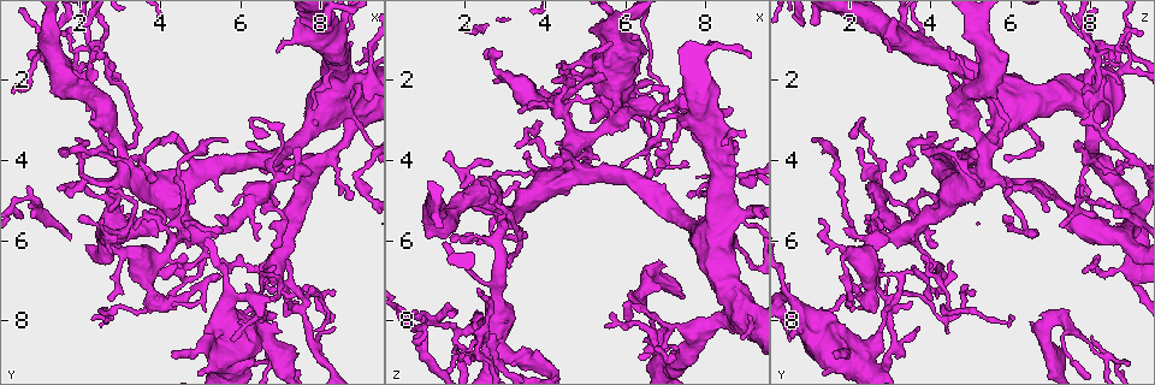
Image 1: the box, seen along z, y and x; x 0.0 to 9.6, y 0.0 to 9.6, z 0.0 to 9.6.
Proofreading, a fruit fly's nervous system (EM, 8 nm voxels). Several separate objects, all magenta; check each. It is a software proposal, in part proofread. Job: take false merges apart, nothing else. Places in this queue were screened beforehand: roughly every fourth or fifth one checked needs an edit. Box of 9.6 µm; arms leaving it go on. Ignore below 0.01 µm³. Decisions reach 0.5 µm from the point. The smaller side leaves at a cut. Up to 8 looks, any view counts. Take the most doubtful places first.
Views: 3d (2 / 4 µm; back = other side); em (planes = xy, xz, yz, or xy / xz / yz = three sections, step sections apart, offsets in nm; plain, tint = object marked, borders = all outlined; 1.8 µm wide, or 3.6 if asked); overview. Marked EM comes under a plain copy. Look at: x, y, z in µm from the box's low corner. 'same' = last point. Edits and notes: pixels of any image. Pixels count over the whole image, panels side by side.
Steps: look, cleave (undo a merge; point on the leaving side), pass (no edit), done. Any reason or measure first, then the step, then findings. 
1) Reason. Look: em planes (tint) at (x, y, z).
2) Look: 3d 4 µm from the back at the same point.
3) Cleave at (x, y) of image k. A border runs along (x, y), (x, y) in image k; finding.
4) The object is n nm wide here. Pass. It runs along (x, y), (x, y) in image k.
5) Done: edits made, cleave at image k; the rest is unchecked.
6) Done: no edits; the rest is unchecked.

Abrupt turn. Look: 3d 2 µm at (2.30, 1.30, 8.75).

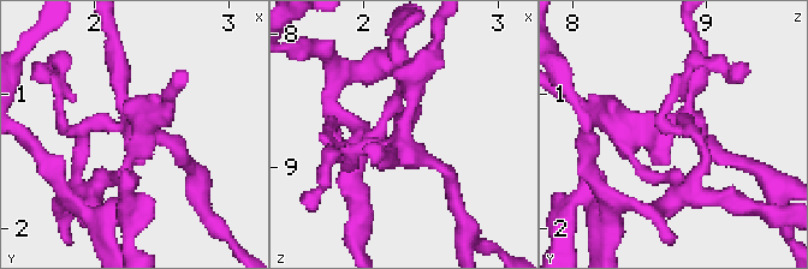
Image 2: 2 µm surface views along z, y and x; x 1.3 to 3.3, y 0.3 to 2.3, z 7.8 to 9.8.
4 arms meet here. Look: em xy step 4 (tint) at (2.30, 1.28, 8.70).

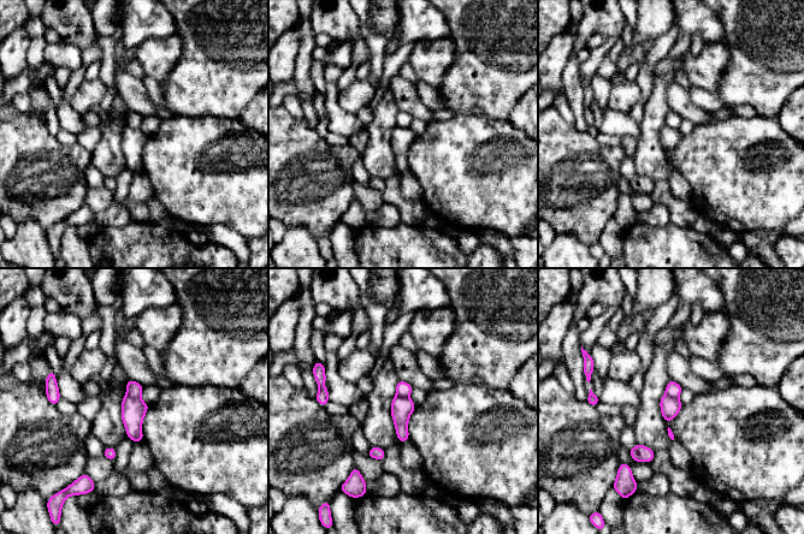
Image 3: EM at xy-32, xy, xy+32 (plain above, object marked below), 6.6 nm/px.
Another direction. Look: em planes (tint) at the same point.

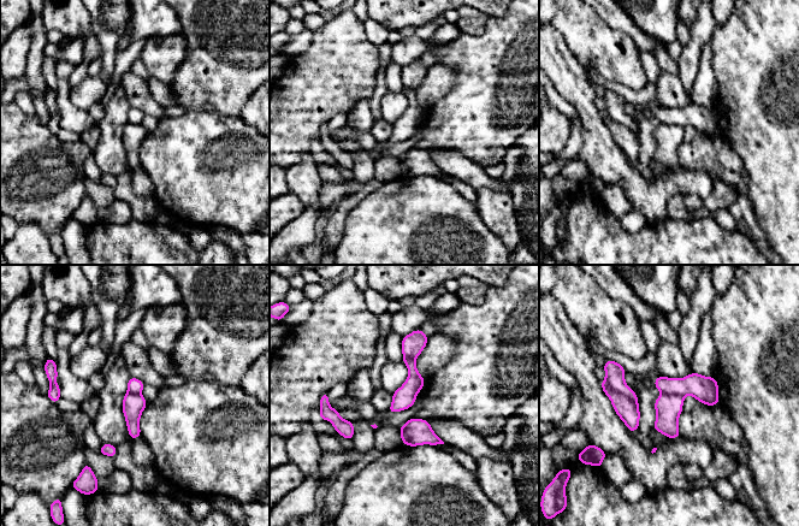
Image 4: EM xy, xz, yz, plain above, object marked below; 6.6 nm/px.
Cleave at (614, 372) of image 4. A border runs along (605, 379), (614, 390), (637, 403) in image 4; a second neuron is stuck on.

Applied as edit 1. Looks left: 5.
Side arm on a straight run. Look: 3d 2 µm at (6.75, 8.85, 8.40).

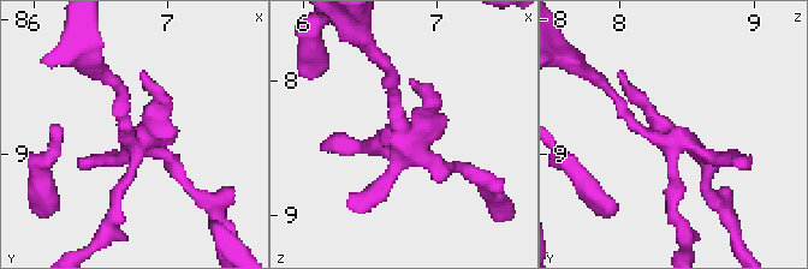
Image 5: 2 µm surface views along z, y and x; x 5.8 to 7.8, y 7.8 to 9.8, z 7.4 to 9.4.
Look: em planes (tint) at (6.74, 8.90, 8.42).

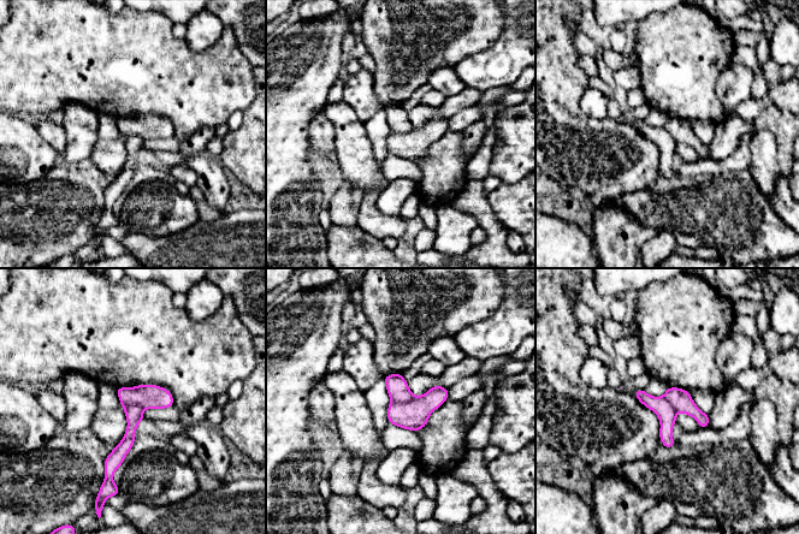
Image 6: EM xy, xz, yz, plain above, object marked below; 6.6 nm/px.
The object is 170 nm wide here. Cleave at (413, 415) of image 6. A second neuron is stuck on.

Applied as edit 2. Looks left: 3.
Look: overview.

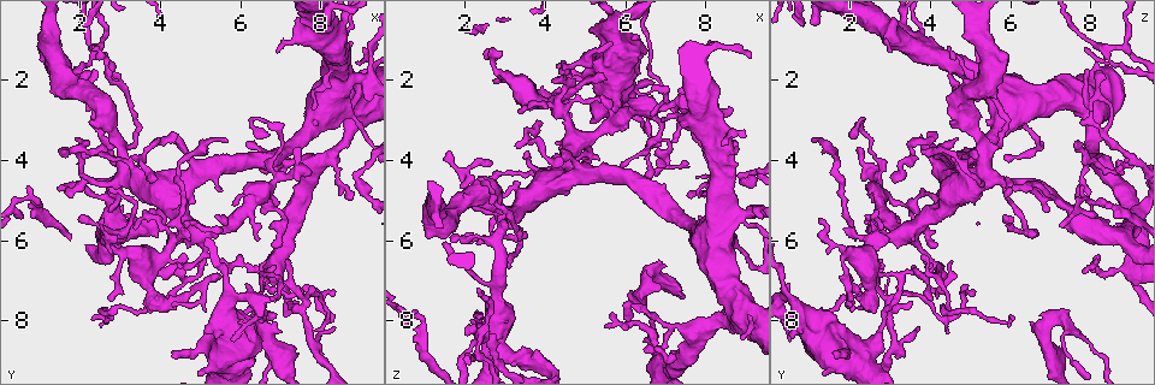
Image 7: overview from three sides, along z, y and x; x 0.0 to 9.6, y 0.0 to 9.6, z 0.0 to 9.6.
Calibre changes. Look: 3d 4 µm at (8.30, 2.20, 5.70).

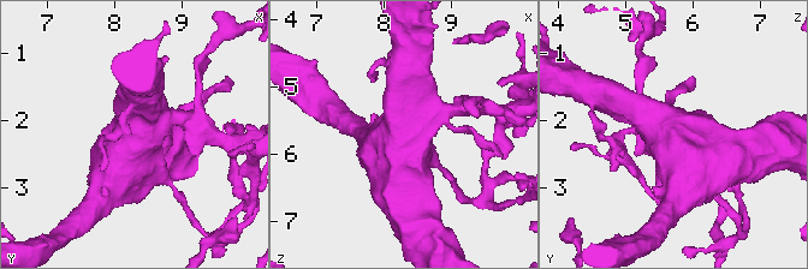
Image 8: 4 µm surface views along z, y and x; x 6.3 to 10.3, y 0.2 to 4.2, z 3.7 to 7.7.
Look: em 3.6 µm xz step 4 (tint) at (8.25, 2.25, 5.70).

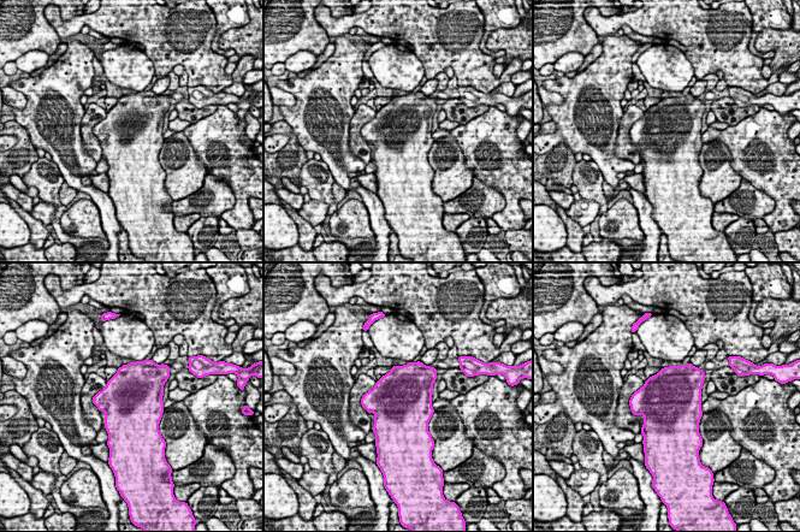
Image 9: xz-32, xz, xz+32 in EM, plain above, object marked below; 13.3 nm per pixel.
Pass. All the same neuron.

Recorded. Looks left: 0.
Done: edits made, cleave at image 4, cleave at image 6; the rest is unchecked.

